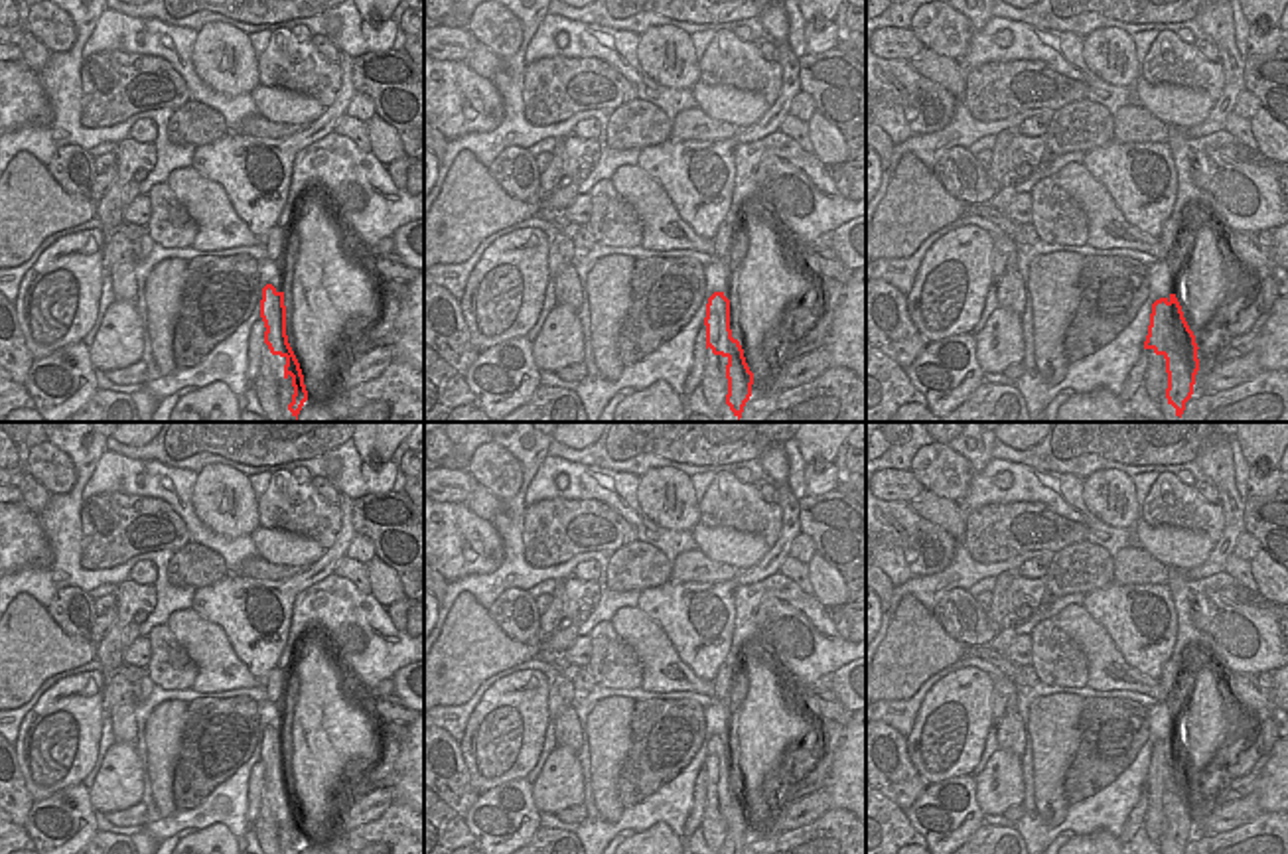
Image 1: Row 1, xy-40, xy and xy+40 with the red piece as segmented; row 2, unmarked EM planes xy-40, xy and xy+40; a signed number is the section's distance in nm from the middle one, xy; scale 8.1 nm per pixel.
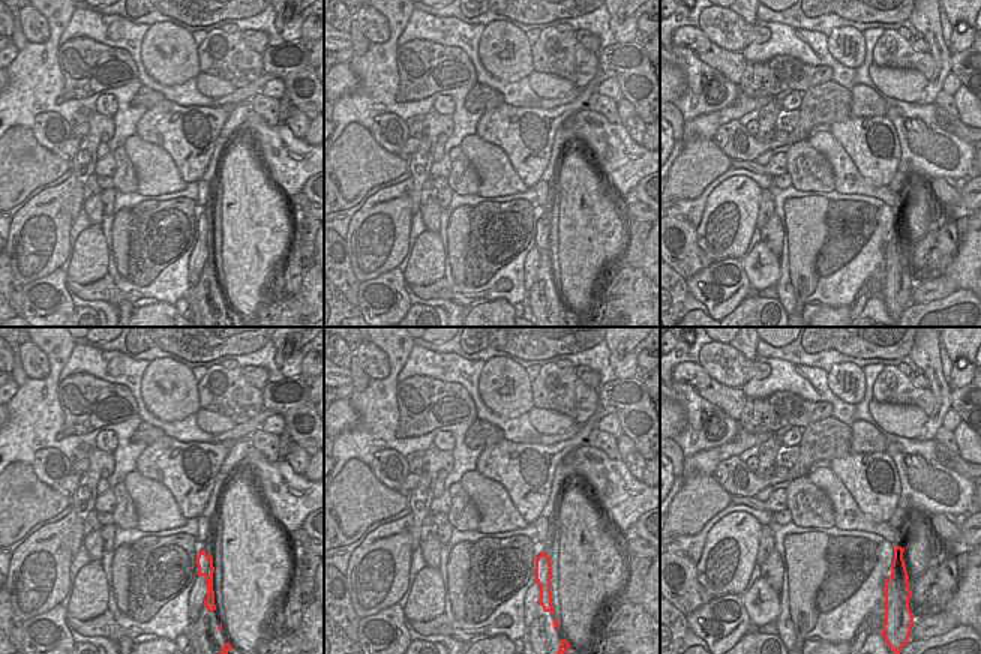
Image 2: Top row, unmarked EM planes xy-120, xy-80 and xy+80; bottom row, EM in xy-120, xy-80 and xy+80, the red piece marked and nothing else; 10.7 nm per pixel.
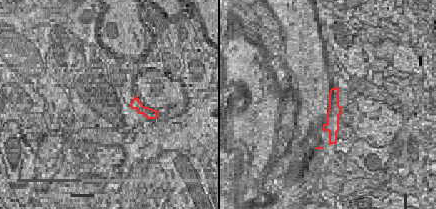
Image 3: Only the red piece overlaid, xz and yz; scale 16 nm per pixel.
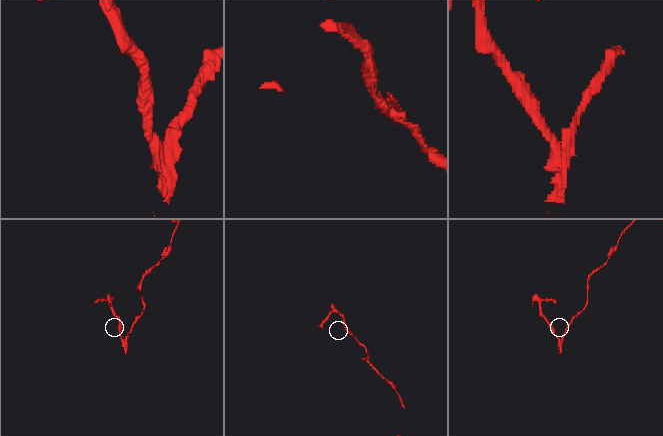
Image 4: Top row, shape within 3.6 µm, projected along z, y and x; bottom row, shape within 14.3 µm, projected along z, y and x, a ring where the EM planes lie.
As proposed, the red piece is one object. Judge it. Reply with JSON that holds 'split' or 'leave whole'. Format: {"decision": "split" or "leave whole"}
{"decision": "split"}

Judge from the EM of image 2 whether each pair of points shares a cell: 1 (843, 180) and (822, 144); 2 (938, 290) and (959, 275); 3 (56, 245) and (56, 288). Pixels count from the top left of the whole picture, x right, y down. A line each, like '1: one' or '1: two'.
1: one
2: two
3: two

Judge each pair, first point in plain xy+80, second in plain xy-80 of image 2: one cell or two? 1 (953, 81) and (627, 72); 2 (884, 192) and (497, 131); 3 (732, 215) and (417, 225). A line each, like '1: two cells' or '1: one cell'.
1: two cells
2: two cells
3: two cells

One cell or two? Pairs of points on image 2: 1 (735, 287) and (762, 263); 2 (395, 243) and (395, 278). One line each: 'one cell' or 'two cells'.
1: two cells
2: two cells

